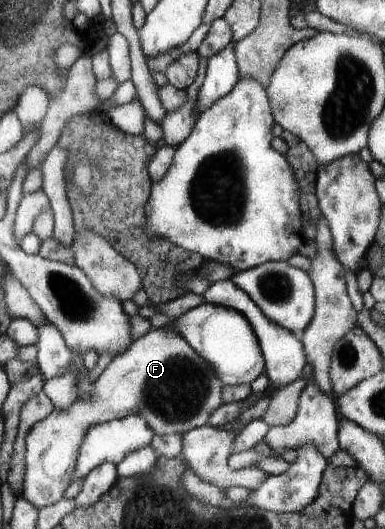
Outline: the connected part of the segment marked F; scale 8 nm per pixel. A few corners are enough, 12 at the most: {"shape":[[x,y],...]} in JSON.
{"shape":[[157,325],[112,360],[92,402],[27,439],[23,497],[62,501],[85,435],[132,414],[187,434],[225,403],[218,370]]}

